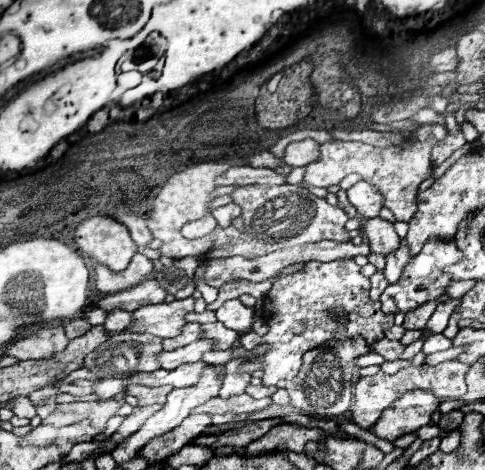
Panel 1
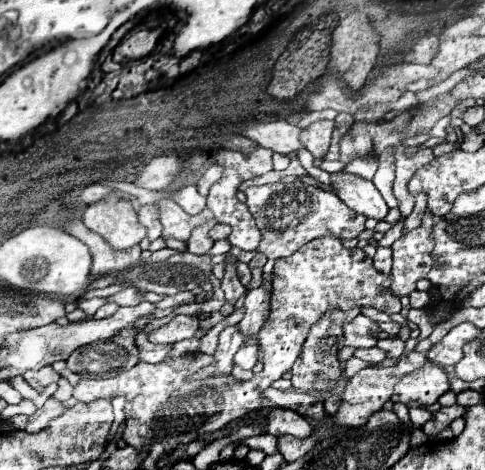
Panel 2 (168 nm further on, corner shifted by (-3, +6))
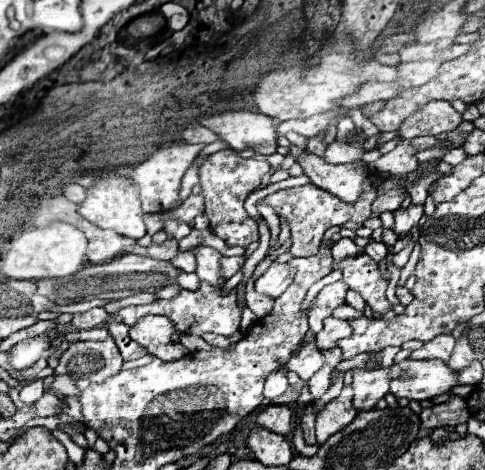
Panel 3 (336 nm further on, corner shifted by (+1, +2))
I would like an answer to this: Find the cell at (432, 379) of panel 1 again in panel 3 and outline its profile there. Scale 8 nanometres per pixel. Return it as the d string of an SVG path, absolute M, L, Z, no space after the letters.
M345 386L343 392L317 414L317 442L323 444L329 436L349 426L357 414L359 410L353 406L353 386Z

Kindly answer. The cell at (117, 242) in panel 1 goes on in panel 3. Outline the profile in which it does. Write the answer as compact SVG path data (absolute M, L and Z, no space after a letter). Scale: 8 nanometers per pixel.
M121 174L99 176L95 186L91 186L87 190L87 198L79 206L79 214L85 220L89 220L91 224L95 224L99 228L105 228L105 230L115 230L121 236L129 236L129 238L139 240L147 234L145 224L143 224L141 202L137 198L137 188L127 180L127 176L121 176Z

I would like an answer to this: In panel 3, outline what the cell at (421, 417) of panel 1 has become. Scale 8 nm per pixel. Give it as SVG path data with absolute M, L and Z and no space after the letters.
M403 360L391 366L391 394L407 400L431 400L457 384L457 374L437 360Z

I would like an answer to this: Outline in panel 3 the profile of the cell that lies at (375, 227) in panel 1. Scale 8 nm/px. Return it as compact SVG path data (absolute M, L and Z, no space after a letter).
M311 154L301 158L303 172L311 178L311 182L341 198L347 204L355 204L363 192L365 178L369 176L369 168L363 162L349 162L349 164L327 164L319 156Z

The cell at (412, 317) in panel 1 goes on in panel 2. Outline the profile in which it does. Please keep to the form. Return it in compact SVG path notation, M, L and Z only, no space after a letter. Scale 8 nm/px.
M415 290L409 294L409 300L411 300L411 308L427 308L431 302L431 294Z

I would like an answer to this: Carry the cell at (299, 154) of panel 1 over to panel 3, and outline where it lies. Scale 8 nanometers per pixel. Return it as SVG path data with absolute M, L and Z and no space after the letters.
M247 110L223 112L217 116L209 116L201 120L203 126L211 128L215 134L223 138L231 148L243 150L249 148L255 154L275 154L277 152L277 132L275 120Z

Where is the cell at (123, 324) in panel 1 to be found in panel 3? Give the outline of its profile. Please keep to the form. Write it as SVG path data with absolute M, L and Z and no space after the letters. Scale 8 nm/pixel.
M93 308L89 312L83 312L83 314L75 314L73 320L71 320L71 326L77 328L77 330L83 330L83 328L95 328L95 326L101 326L103 322L107 322L109 314L105 308Z

